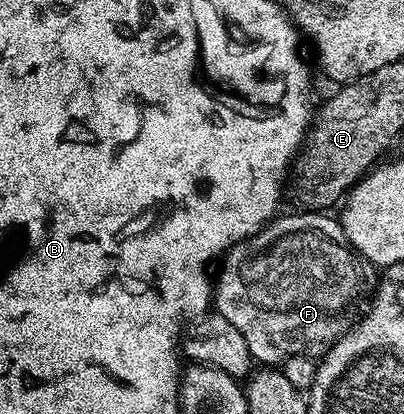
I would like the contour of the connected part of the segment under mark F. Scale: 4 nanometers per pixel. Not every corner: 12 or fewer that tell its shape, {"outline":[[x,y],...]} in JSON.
{"outline":[[324,211],[223,258],[215,312],[253,362],[316,359],[368,262]]}

